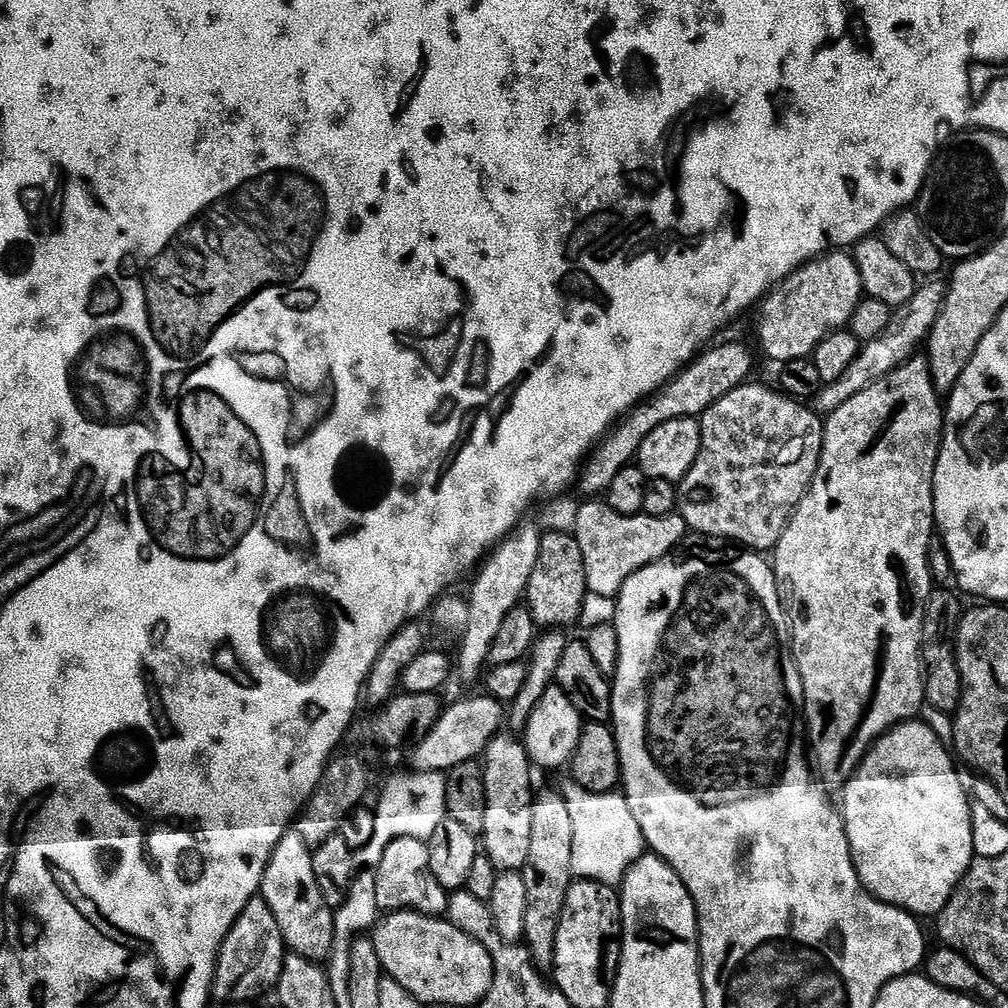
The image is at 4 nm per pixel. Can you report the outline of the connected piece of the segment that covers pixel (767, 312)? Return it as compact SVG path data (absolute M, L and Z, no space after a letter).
M825 254L817 259L808 261L807 264L797 268L796 271L791 272L785 280L779 281L773 287L772 291L764 297L763 300L759 301L758 309L760 313L756 316L756 336L760 339L760 348L769 356L772 360L777 360L777 365L783 366L790 362L792 359L809 359L815 353L816 347L824 341L829 334L832 332L841 331L851 321L854 310L860 305L861 299L864 296L864 287L860 281L860 275L858 274L858 266L856 265L855 259L848 254Z

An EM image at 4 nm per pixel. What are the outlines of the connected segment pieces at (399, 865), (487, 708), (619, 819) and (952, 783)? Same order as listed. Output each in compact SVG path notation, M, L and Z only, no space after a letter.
M398 837L390 841L383 851L379 853L380 865L374 869L376 884L377 906L381 913L390 912L420 912L424 916L443 917L448 911L449 893L438 883L431 872L428 871L430 866L430 854L428 845L425 841L418 838Z
M482 694L482 696L468 696L465 700L456 700L452 705L445 707L441 711L440 717L435 720L432 727L423 733L415 741L416 749L412 752L411 767L417 772L444 772L449 768L458 766L467 760L476 760L484 751L485 745L493 736L501 731L500 723L505 723L506 712L502 709L501 701L494 695Z
M596 794L589 804L575 805L576 837L572 870L577 877L597 880L603 884L619 885L635 860L645 855L644 835L630 810L628 801L620 794Z
M913 718L889 728L869 748L852 777L842 785L844 797L838 800L838 807L844 818L856 873L865 888L885 904L893 904L917 918L925 918L935 917L948 905L949 898L964 881L964 875L977 855L972 829L972 804L964 789L964 780L956 769L957 761L949 745L944 745L936 737L935 730L918 721Z

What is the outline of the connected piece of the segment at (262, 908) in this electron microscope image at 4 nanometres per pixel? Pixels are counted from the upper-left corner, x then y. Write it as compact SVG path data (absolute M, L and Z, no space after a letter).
M262 898L250 901L234 927L228 931L228 936L220 948L211 995L215 999L217 996L220 1000L233 1000L236 1004L244 1004L247 1000L262 995L279 980L285 955L286 945L274 914L270 914L270 906Z

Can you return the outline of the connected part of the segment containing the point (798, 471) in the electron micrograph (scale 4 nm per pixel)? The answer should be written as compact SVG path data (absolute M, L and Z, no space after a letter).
M745 382L739 388L735 388L733 392L727 392L725 396L710 405L703 415L699 417L700 449L698 450L698 458L690 466L690 470L686 475L678 482L678 514L693 533L721 540L731 540L748 550L765 550L764 548L772 550L775 549L776 543L779 542L780 535L784 532L785 525L788 524L788 519L792 517L792 513L796 511L797 505L800 504L801 498L804 497L808 485L812 483L812 475L815 474L820 461L820 451L824 441L824 420L811 407L808 409L807 406L809 405L807 403L801 402L783 391L777 391L775 387L772 389L767 388L764 384L752 383Z

